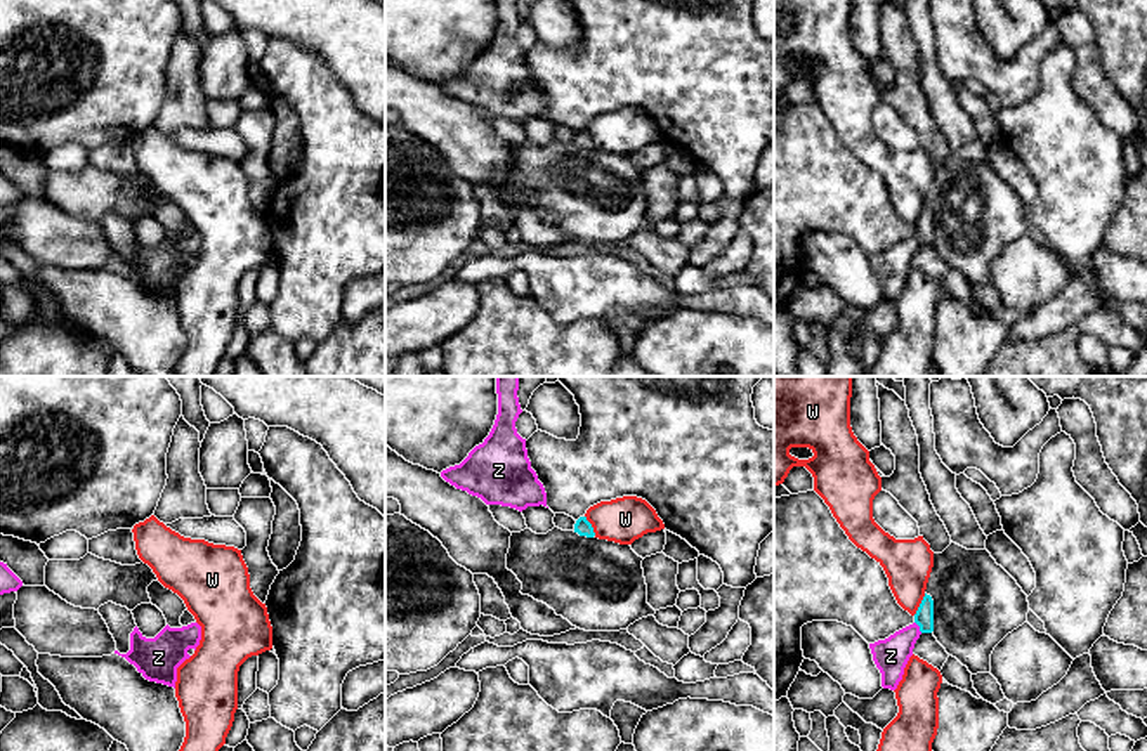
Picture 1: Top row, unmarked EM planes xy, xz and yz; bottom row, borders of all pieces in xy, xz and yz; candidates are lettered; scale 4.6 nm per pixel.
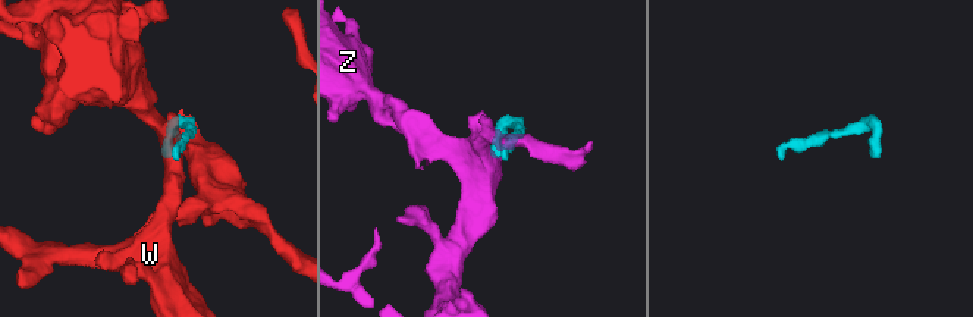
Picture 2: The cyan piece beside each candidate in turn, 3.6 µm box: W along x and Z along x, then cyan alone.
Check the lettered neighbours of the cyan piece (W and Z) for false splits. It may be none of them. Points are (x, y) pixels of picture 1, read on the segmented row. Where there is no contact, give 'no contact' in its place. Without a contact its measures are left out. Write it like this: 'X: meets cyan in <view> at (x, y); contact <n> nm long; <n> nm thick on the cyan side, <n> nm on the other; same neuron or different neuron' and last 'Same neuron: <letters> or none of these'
W: meets cyan in yz at (920, 604); contact 120 nm long; 90 nm thick on the cyan side, 220 nm on the other; different neuron
Z: meets cyan in yz at (918, 625); contact 70 nm long; 90 nm thick on the cyan side, 160 nm on the other; same neuron
Same neuron: Z

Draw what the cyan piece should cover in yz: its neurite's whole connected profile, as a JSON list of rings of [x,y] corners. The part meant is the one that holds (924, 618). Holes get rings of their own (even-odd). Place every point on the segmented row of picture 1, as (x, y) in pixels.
[[[925,593],[914,623],[895,631],[885,640],[869,643],[873,661],[882,673],[882,687],[895,690],[902,680],[904,668],[913,656],[913,649],[921,633],[934,631],[934,600]]]

